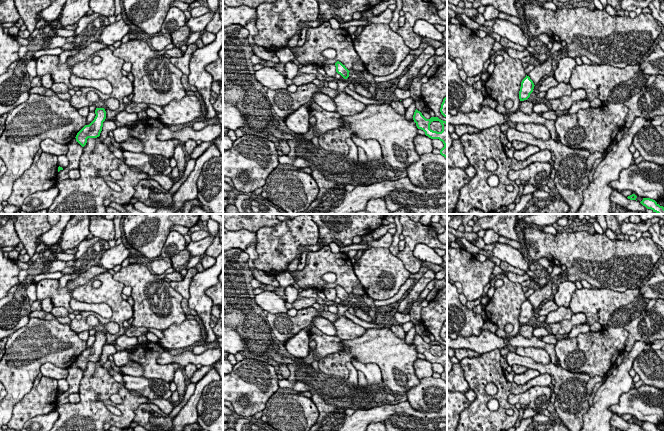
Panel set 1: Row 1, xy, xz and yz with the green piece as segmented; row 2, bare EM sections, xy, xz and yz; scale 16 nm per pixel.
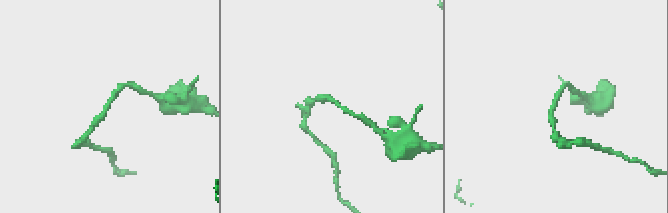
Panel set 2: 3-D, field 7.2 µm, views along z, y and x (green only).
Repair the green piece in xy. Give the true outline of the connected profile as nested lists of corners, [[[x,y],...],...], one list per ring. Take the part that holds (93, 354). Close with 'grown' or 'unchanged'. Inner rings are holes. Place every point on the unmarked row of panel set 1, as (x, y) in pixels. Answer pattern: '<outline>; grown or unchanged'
[[[96,332],[95,338],[94,344],[89,349],[85,349],[75,361],[82,371],[86,369],[88,362],[97,362],[102,355],[103,346],[106,343],[106,335],[104,332]]]; unchanged

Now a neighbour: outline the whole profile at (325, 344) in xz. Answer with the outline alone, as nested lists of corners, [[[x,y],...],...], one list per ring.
[[[311,325],[309,327],[310,330],[310,341],[316,342],[316,348],[312,350],[310,348],[309,354],[305,358],[289,358],[284,356],[278,350],[274,348],[268,349],[268,353],[265,356],[266,358],[271,358],[274,361],[282,364],[311,364],[315,359],[320,360],[325,356],[337,353],[339,351],[350,352],[350,347],[347,345],[343,345],[341,343],[341,339],[337,336],[329,336],[321,332],[315,326]]]

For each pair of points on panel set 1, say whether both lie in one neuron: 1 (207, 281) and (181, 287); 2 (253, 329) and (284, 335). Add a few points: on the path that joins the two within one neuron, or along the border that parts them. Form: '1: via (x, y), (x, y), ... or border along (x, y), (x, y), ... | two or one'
1: border along (198, 272), (190, 282), (189, 297), (187, 299) | two
2: border along (267, 323), (272, 331) | two

